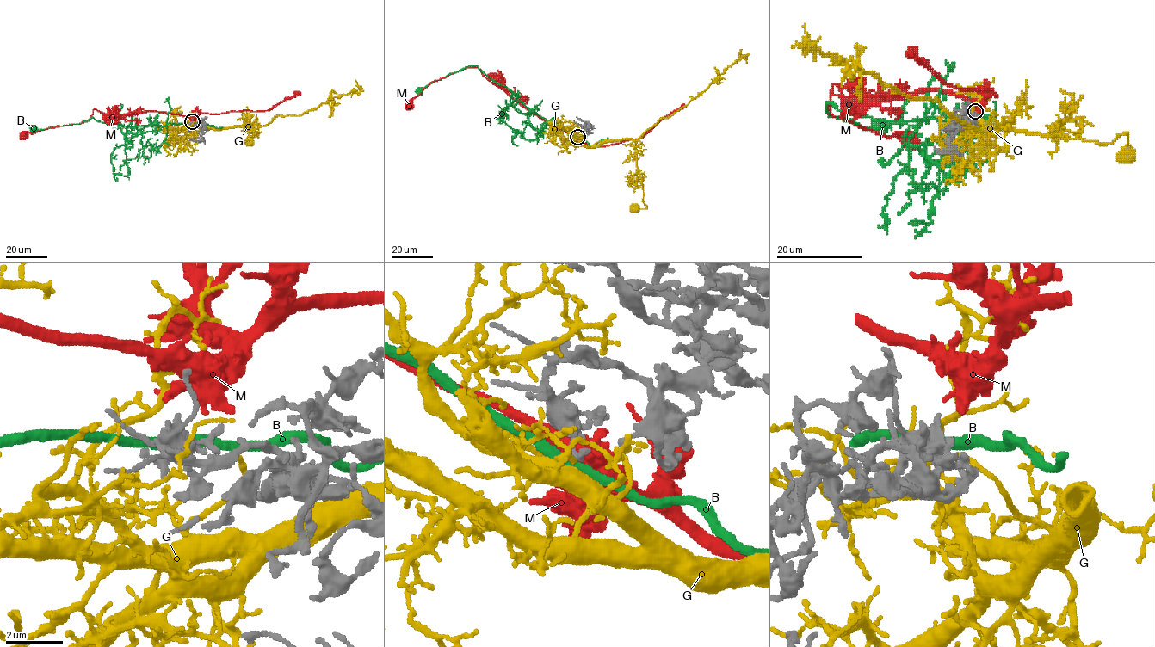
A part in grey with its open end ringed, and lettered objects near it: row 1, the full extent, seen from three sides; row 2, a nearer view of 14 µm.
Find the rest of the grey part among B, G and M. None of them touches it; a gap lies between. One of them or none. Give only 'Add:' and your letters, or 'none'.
Add: none

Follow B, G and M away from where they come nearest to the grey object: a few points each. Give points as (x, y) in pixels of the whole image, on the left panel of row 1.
B: (191, 123), (135, 126), (96, 121), (92, 117), (75, 124), (40, 130), (28, 127)
G: (191, 120), (184, 126), (192, 132), (205, 128), (244, 126), (257, 137), (262, 132), (249, 141)
M: (191, 120), (161, 112), (118, 114), (94, 109), (78, 124), (26, 132), (21, 138)

